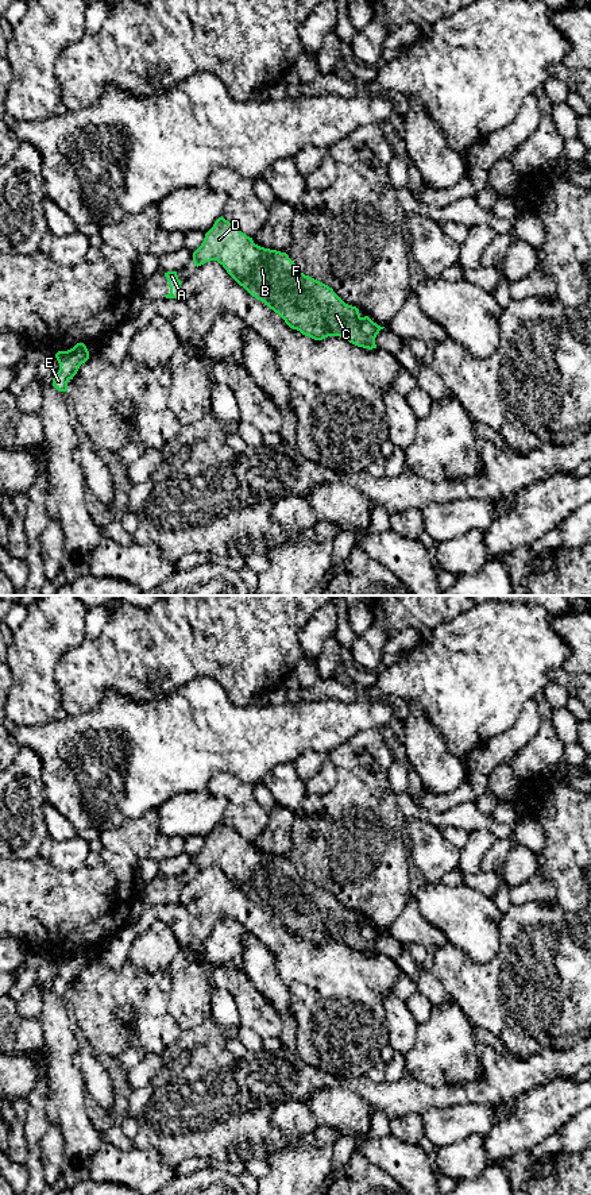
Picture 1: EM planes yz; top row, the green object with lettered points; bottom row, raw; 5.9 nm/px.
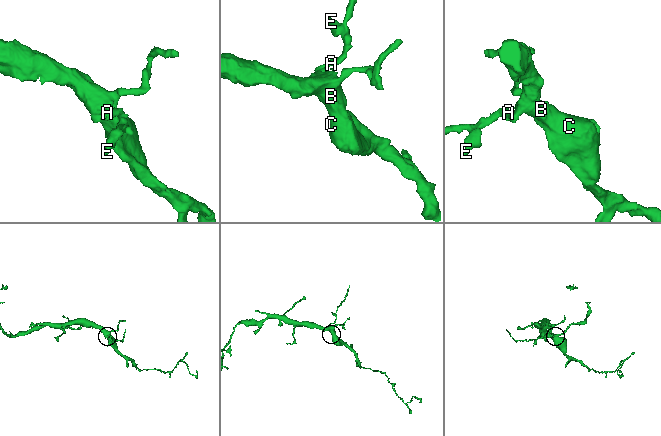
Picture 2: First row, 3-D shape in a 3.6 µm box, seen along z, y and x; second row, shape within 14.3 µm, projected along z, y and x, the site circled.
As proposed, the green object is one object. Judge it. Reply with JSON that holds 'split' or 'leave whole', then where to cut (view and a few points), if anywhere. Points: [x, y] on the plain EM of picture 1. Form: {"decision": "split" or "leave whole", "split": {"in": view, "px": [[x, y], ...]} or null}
{"decision": "leave whole", "split": null}

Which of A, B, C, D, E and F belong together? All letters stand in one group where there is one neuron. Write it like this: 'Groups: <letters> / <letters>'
Groups: A B C D E F

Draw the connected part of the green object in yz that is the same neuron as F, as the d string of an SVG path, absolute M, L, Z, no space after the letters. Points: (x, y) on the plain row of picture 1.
M223 821L215 826L201 851L193 857L197 872L210 866L217 866L252 902L264 907L290 933L302 940L314 945L340 941L358 952L376 953L375 942L385 932L378 930L368 921L362 922L359 914L345 909L332 893L301 878L286 857L255 849L252 843Z

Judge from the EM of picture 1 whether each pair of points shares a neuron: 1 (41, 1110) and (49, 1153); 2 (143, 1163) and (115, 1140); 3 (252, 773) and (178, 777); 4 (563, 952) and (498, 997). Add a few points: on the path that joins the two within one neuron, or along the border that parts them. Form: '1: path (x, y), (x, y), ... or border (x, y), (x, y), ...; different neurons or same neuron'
1: border (50, 1124), (39, 1141), (41, 1165); different neurons
2: border (108, 1141), (120, 1149), (134, 1149); different neurons
3: path (234, 762), (197, 762); same neuron
4: path (547, 968), (520, 995), (514, 995); same neuron

